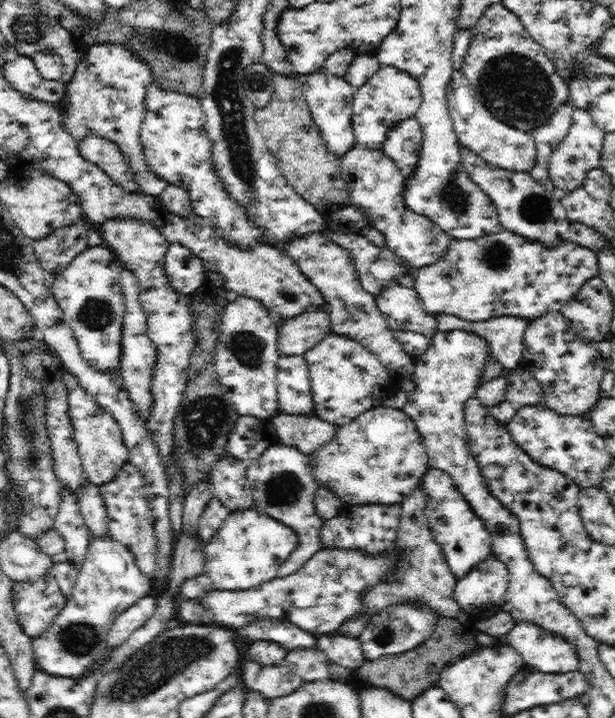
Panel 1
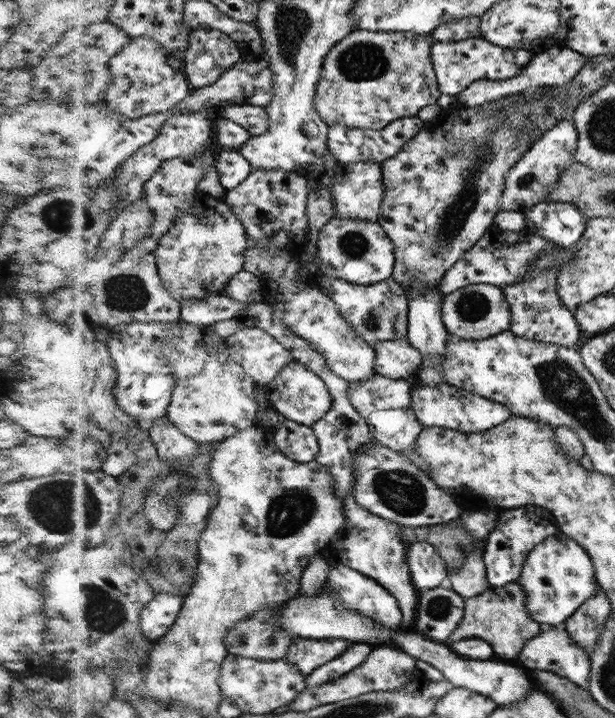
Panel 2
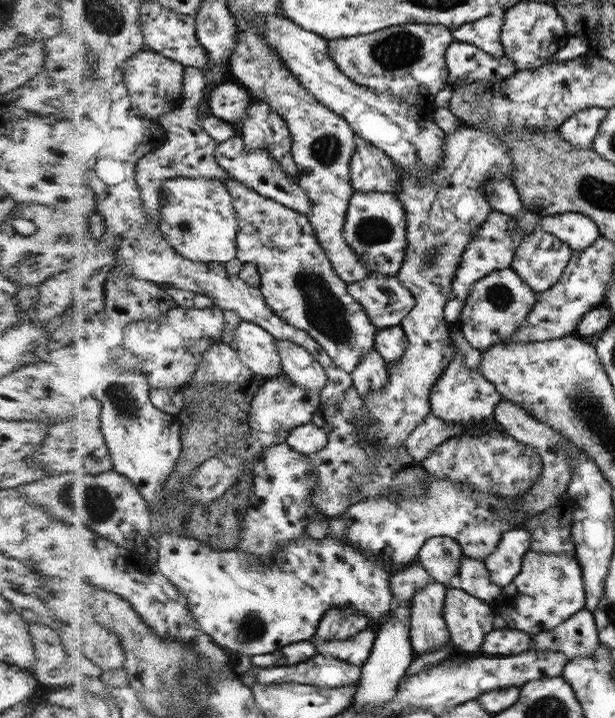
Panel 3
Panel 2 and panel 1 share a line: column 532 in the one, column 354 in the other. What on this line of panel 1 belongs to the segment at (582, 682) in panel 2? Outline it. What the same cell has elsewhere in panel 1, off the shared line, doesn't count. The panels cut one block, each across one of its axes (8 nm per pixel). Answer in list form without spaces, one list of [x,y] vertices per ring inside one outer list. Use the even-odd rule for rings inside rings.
[[[332,634],[319,636],[319,646],[330,661],[348,669],[357,669],[363,666],[367,659],[358,639],[350,636],[334,636]]]

